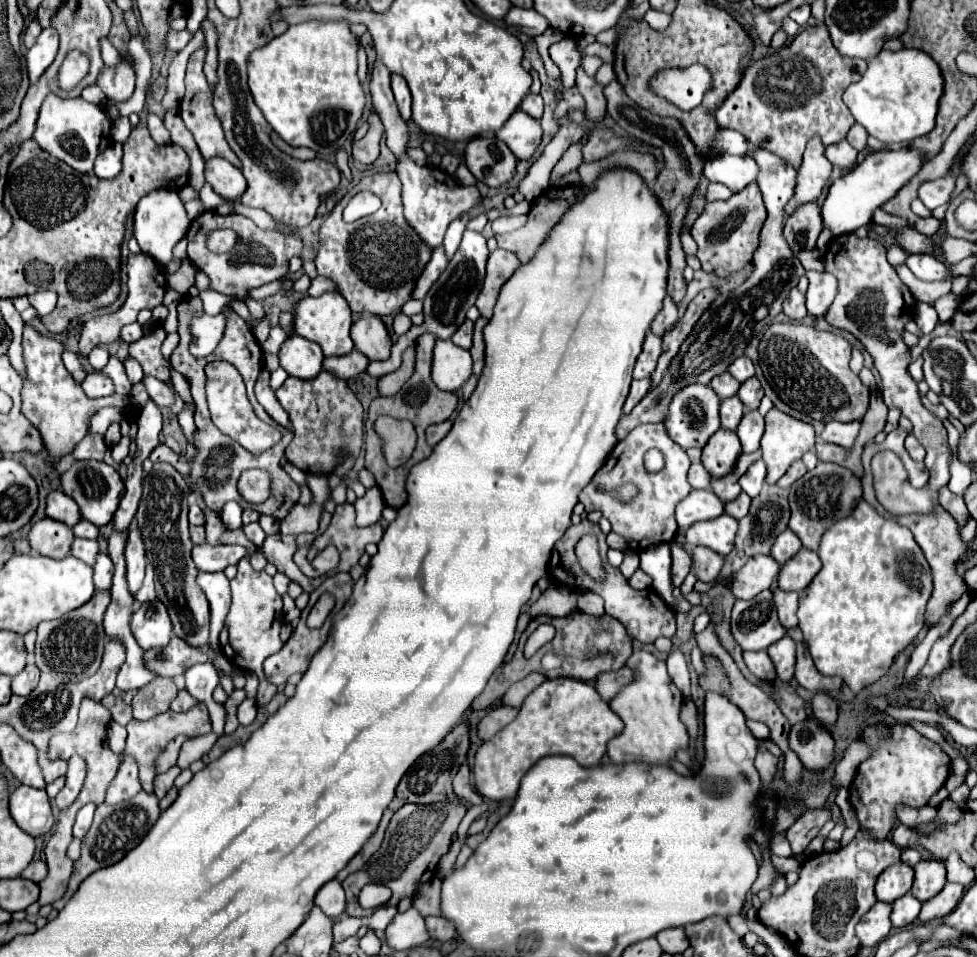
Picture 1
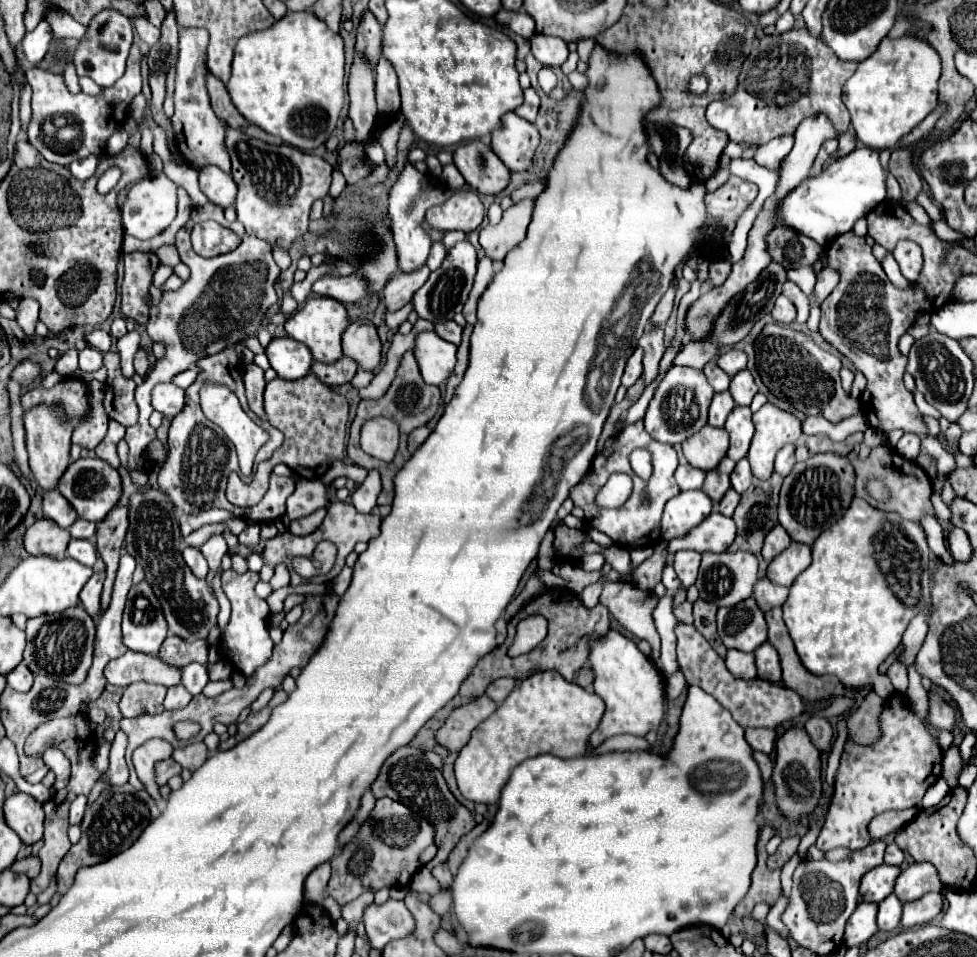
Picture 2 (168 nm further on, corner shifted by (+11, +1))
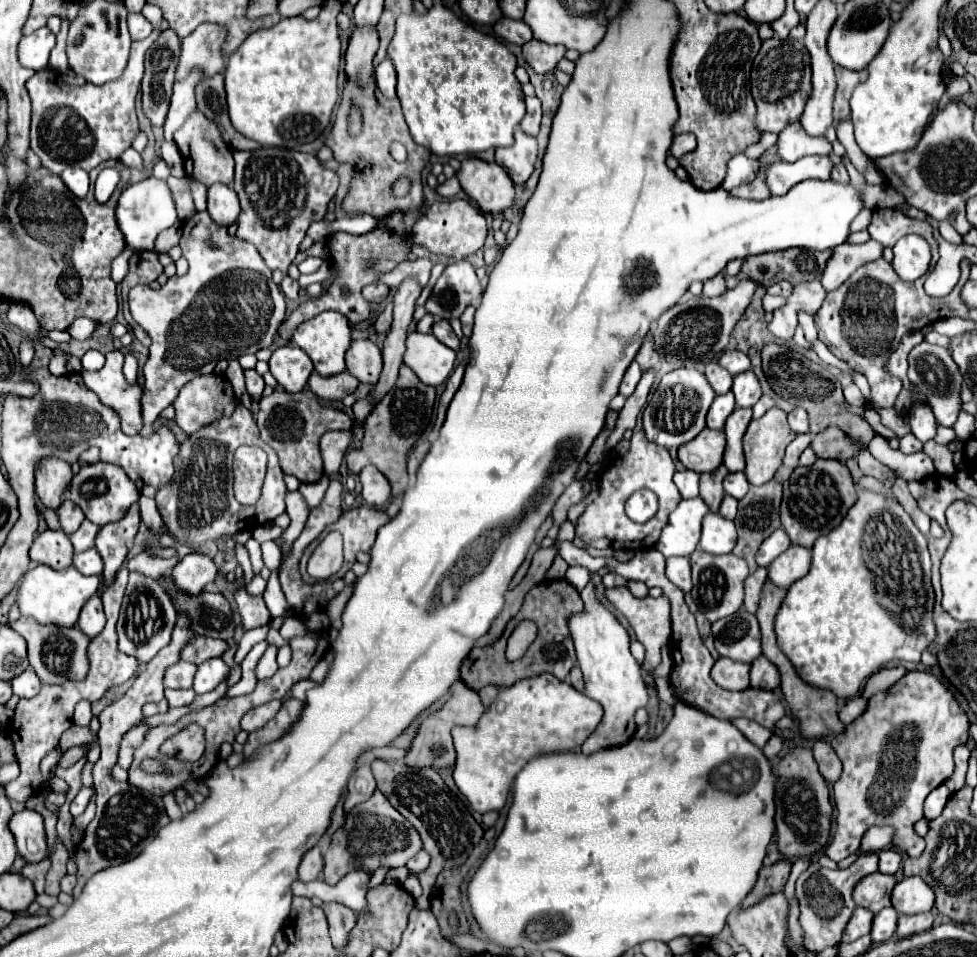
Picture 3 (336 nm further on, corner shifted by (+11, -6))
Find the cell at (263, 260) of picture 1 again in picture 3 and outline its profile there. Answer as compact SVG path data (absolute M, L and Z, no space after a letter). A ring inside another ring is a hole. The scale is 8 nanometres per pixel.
M196 212L192 218L182 222L182 238L180 238L182 256L190 262L190 268L180 278L168 278L168 282L160 290L152 290L150 286L134 286L130 290L128 302L132 318L146 328L152 338L150 356L144 364L144 386L142 386L142 420L144 426L138 432L148 438L154 434L154 420L158 414L172 404L180 388L190 382L194 376L212 374L214 366L220 360L238 358L242 354L256 354L260 348L268 348L284 322L286 300L282 290L272 280L272 270L262 262L262 256L250 242L242 242L238 236L230 236L226 226L216 226L208 212ZM206 240L214 240L218 248L208 248Z

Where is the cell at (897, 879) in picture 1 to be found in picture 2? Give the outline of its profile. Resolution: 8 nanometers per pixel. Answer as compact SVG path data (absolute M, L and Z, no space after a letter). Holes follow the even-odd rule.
M878 865L872 871L868 871L860 883L862 899L870 903L880 903L892 893L898 875L900 875L900 867L892 867L892 865Z

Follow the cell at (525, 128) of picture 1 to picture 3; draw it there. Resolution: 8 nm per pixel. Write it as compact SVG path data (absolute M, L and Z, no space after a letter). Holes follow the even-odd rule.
M520 128L514 132L514 144L508 148L496 148L496 162L506 168L514 184L524 184L534 172L538 156L538 142Z

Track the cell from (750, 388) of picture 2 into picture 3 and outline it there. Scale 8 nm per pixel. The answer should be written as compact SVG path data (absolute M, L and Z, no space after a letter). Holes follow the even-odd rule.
M752 370L734 376L732 392L734 392L734 396L736 396L736 406L738 406L738 408L752 408L752 406L760 400L760 396L762 396L758 378L754 376Z

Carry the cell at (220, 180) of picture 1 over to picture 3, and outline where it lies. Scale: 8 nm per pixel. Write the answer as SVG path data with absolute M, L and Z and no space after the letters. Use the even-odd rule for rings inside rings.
M214 184L208 188L208 214L220 226L230 226L240 214L238 196L232 186Z

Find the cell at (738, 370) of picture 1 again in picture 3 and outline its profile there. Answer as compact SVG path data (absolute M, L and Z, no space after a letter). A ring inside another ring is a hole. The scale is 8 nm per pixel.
M724 350L724 354L720 356L718 364L722 368L726 368L732 376L750 370L750 358L744 352L740 352L740 350Z

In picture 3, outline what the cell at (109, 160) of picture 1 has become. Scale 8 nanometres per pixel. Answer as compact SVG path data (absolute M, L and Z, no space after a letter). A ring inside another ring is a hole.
M68 168L62 174L62 180L66 186L70 186L70 190L78 196L84 198L88 192L88 172L84 172L82 168Z

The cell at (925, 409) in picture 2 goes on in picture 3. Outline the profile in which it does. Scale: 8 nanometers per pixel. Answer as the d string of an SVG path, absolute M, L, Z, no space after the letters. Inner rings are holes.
M930 441L923 445L923 451L932 458L937 473L948 477L954 475L956 468L953 463L953 453L949 449Z

